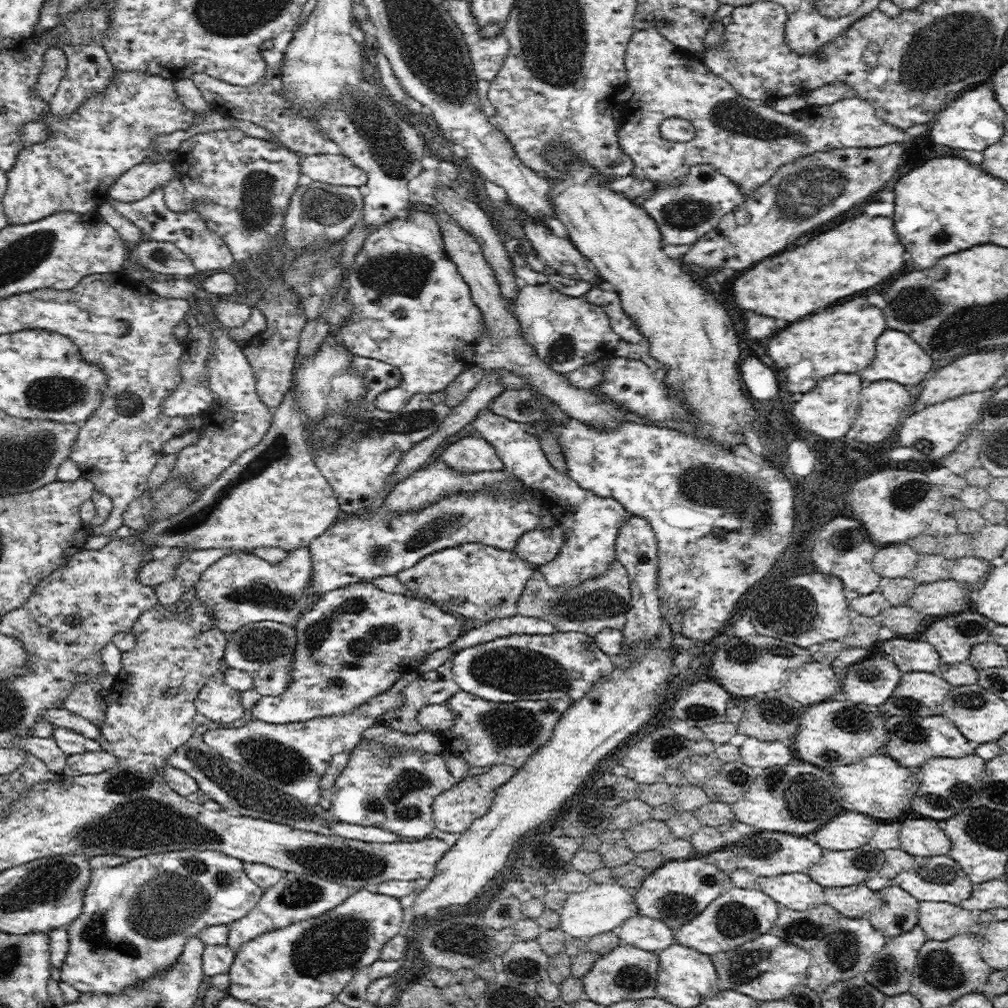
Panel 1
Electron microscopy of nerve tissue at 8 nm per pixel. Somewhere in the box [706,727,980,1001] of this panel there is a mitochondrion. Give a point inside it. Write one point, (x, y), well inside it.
(939, 969)

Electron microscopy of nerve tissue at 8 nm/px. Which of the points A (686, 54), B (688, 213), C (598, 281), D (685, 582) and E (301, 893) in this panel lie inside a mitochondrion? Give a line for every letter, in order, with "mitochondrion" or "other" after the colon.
A: other
B: mitochondrion
C: other
D: other
E: mitochondrion

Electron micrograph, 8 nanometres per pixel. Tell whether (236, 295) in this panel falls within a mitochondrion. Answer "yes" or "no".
no

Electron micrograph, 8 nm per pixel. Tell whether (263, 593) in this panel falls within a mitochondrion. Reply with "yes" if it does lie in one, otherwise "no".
yes

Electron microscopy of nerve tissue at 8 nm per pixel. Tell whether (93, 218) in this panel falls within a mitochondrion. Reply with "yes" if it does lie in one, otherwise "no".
no

